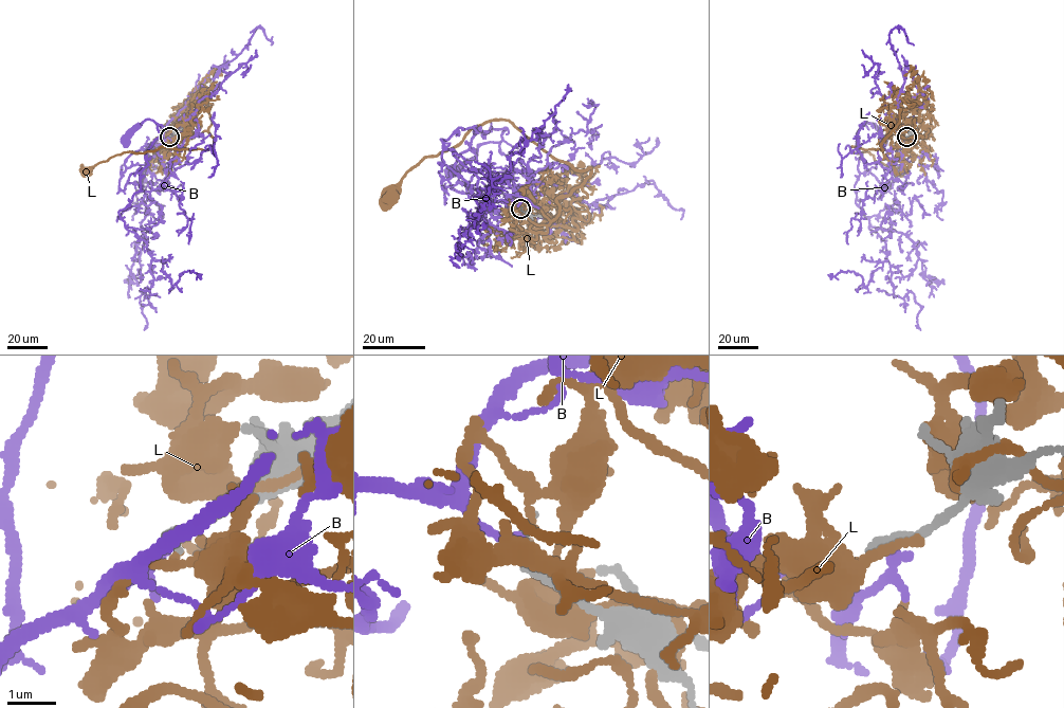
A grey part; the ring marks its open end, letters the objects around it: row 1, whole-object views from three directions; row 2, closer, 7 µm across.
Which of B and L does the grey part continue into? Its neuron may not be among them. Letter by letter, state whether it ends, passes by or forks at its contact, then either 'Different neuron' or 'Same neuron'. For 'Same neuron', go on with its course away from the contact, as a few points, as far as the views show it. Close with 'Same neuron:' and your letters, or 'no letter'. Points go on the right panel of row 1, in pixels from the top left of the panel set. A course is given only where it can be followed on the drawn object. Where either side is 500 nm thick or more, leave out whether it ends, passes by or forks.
B: It ends there. Same neuron. Its course: (906, 137), (887, 189), (858, 170), (856, 135), (865, 120), (884, 142)
L: It passes by. Different neuron
Same neuron: B

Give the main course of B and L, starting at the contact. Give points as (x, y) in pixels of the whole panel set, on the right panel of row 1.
B: (906, 137), (887, 189), (858, 170), (856, 135), (865, 120), (884, 142)
L: (905, 137), (914, 138), (893, 131), (882, 150), (850, 147), (900, 173)

